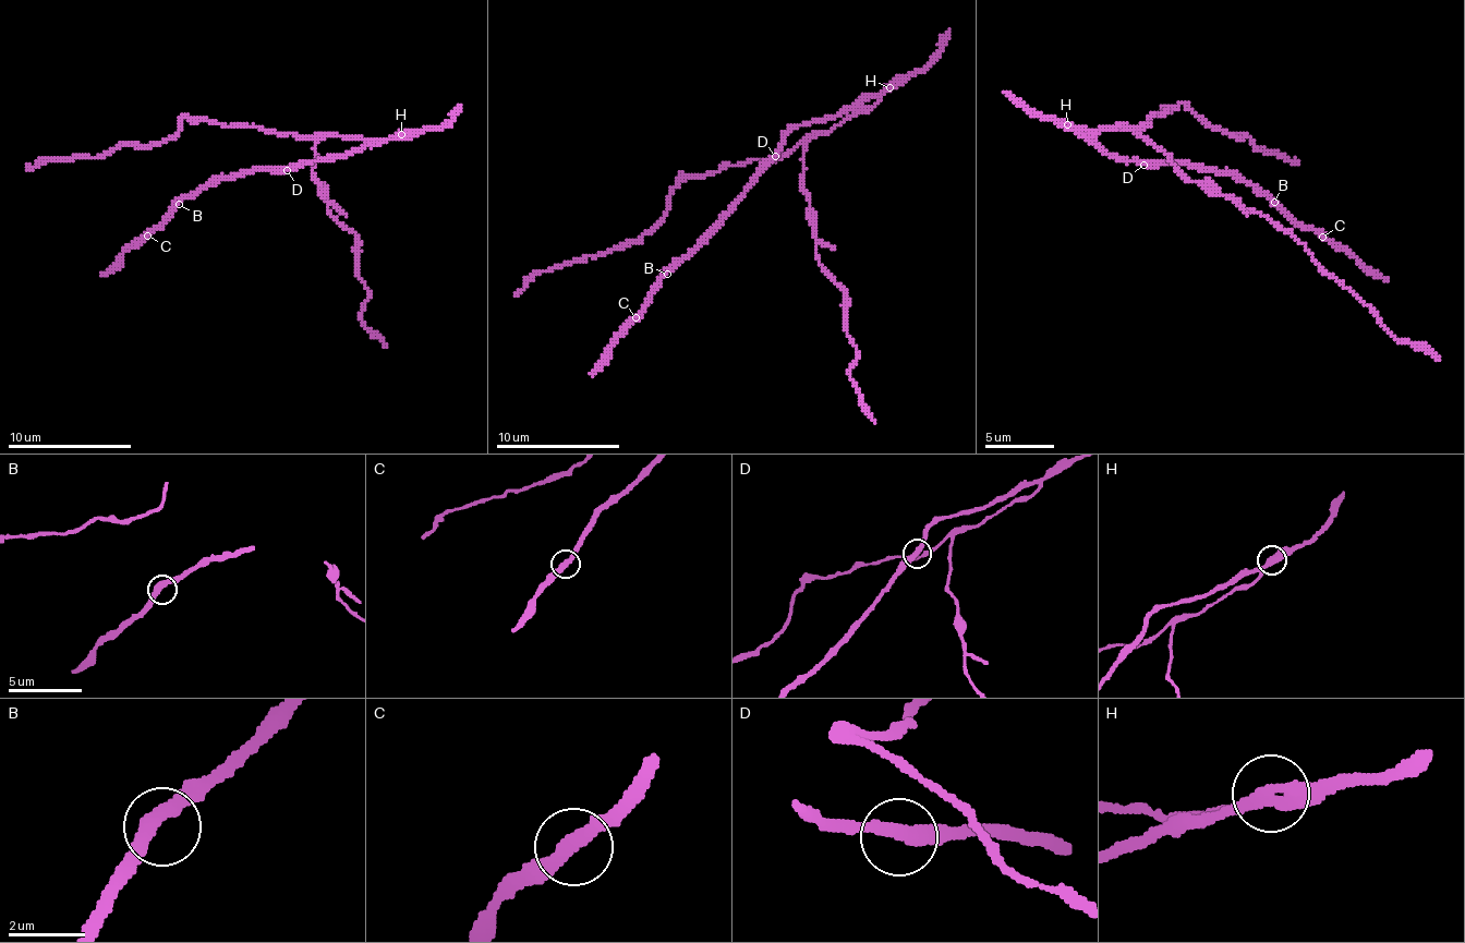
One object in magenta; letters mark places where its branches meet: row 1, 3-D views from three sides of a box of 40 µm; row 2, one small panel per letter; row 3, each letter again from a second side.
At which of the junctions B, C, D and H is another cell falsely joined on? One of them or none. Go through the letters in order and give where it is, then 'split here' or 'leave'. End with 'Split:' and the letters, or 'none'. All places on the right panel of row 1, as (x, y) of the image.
B: at (1274, 202); leave
C: at (1322, 237); leave
D: at (1143, 165); leave
H: at (1067, 124); split here
Split: H

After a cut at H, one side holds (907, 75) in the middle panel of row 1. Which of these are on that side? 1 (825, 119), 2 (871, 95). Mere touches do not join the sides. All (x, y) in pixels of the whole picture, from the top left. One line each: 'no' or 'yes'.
1: yes
2: yes

